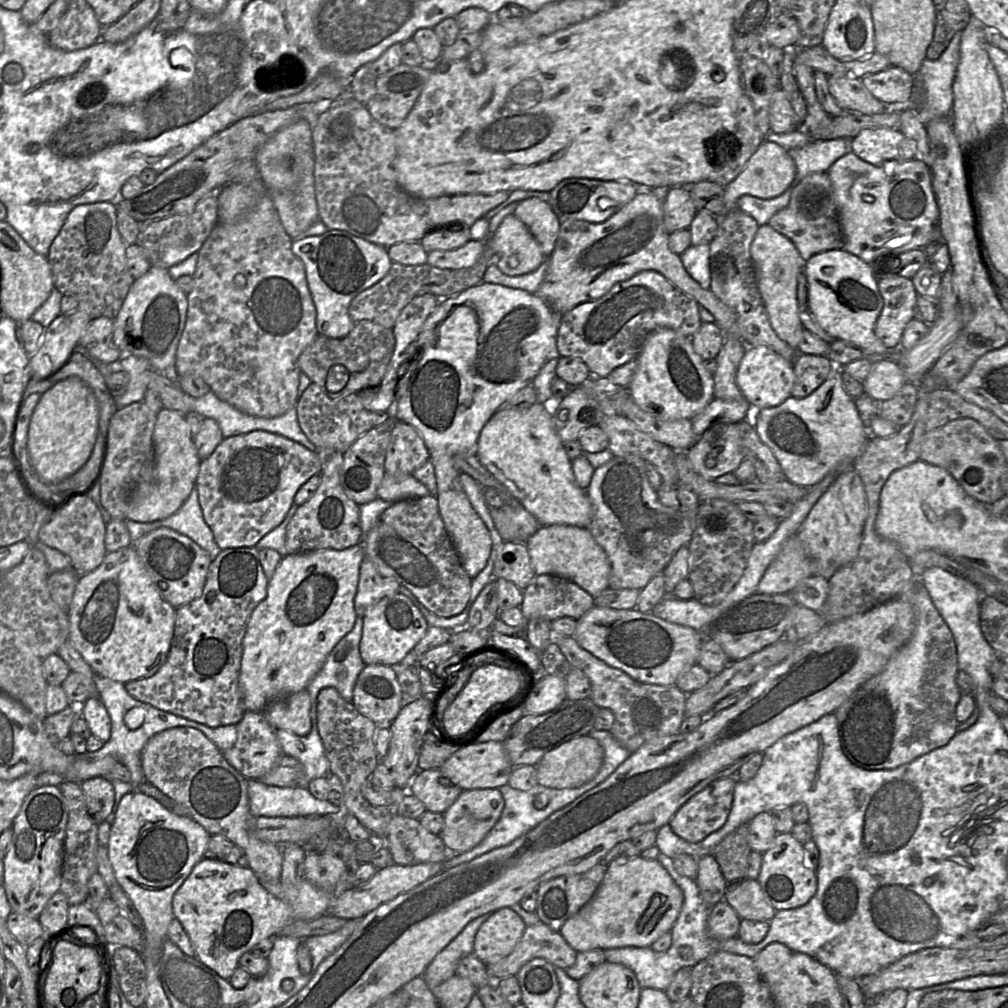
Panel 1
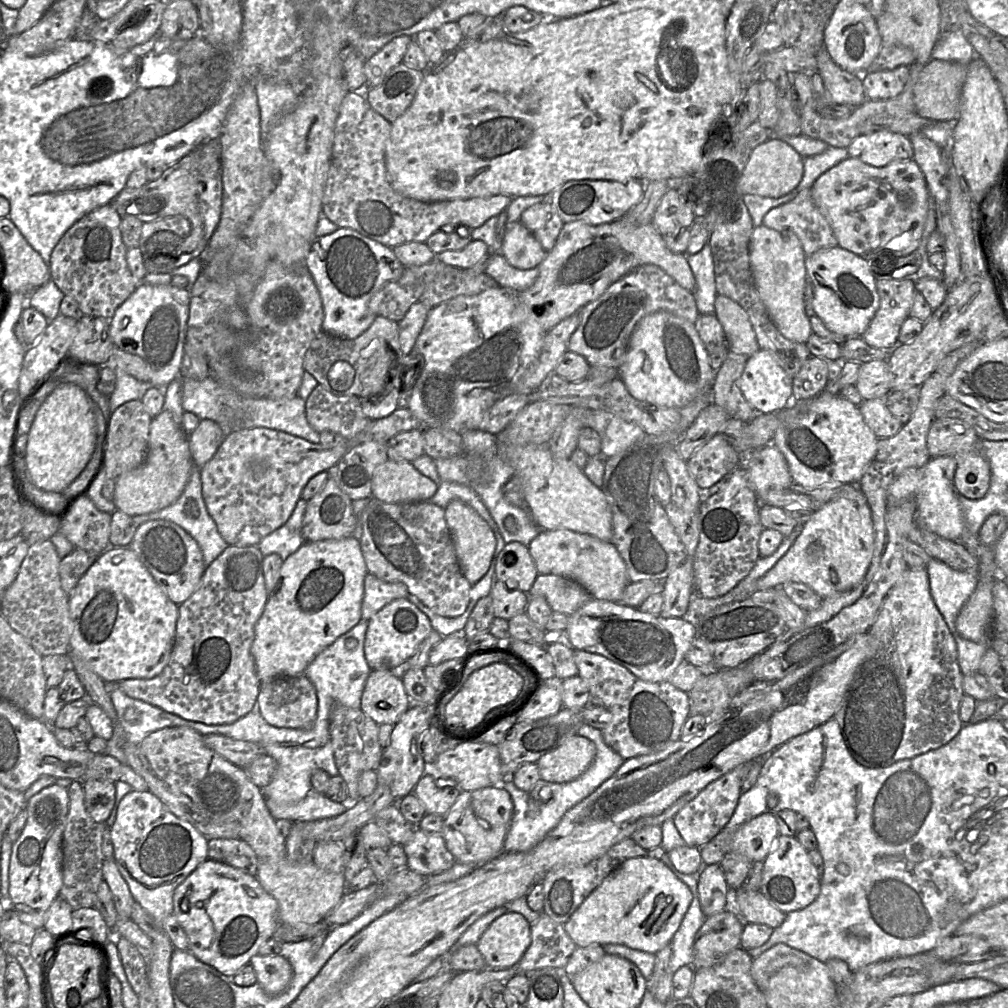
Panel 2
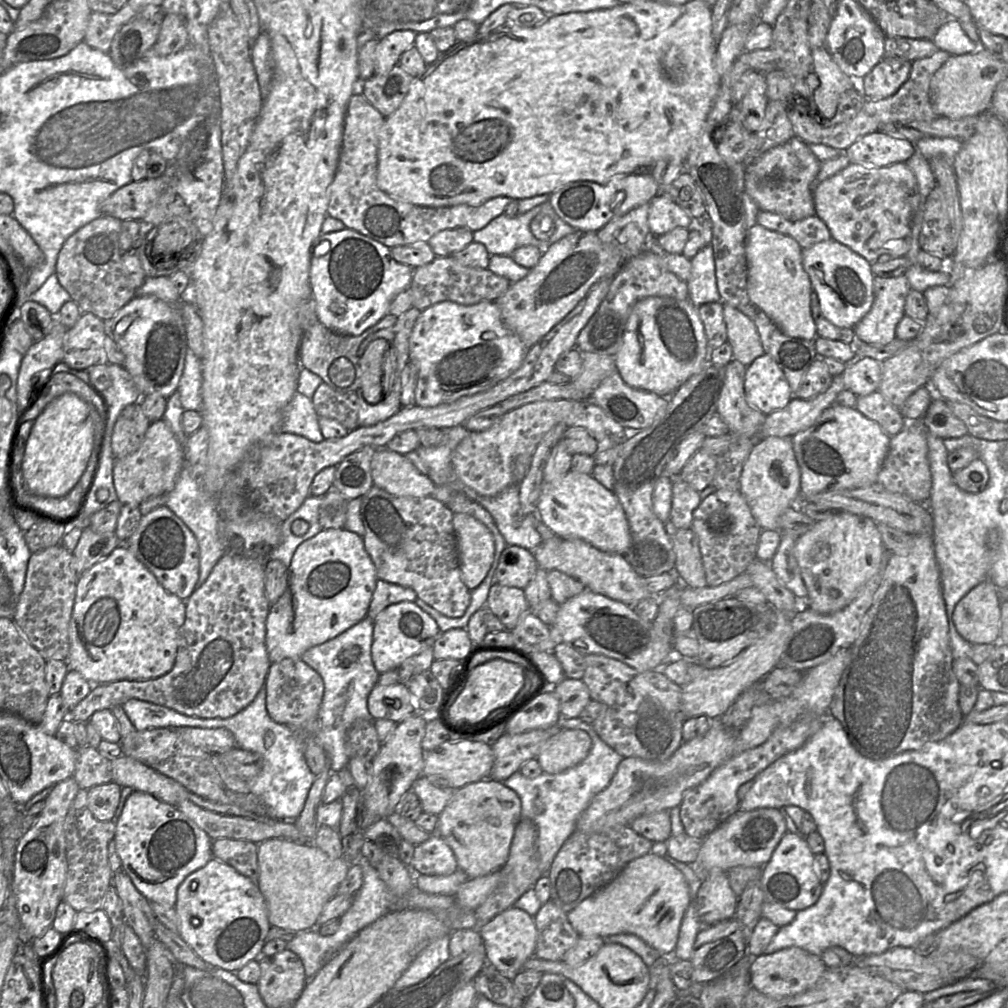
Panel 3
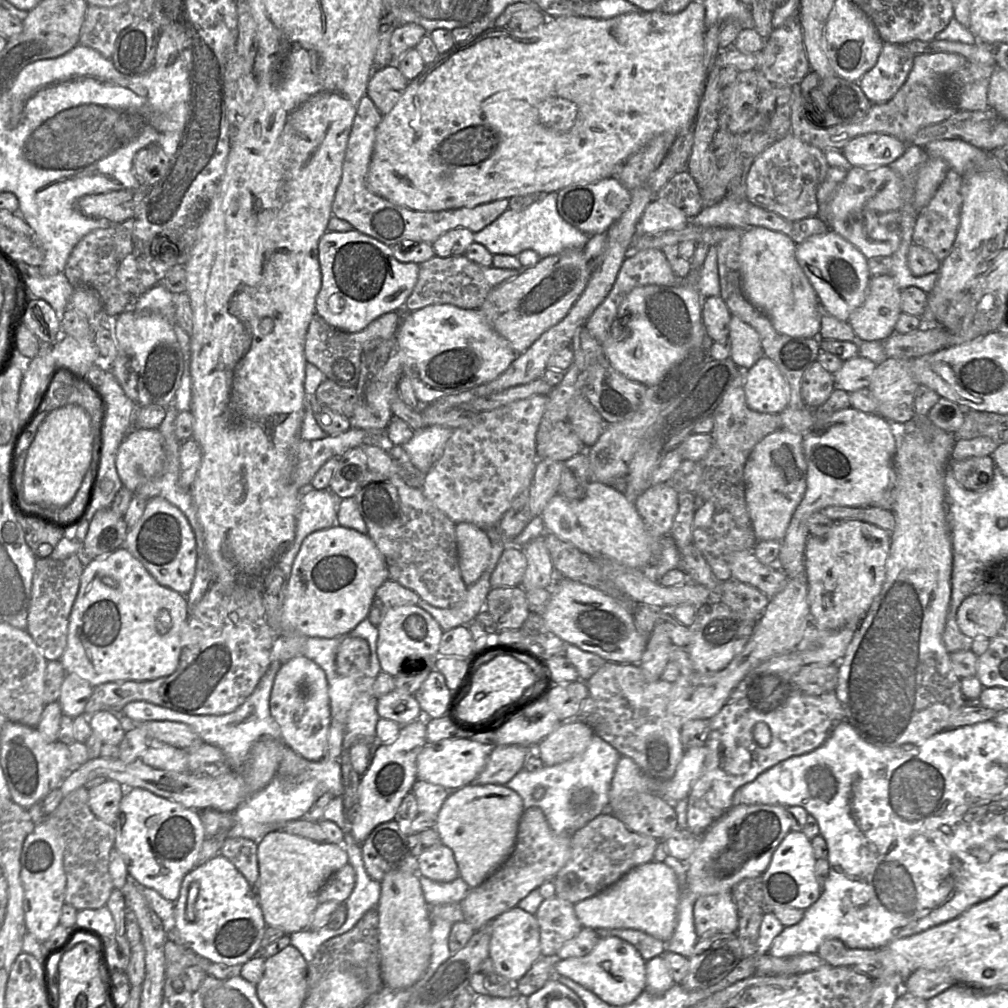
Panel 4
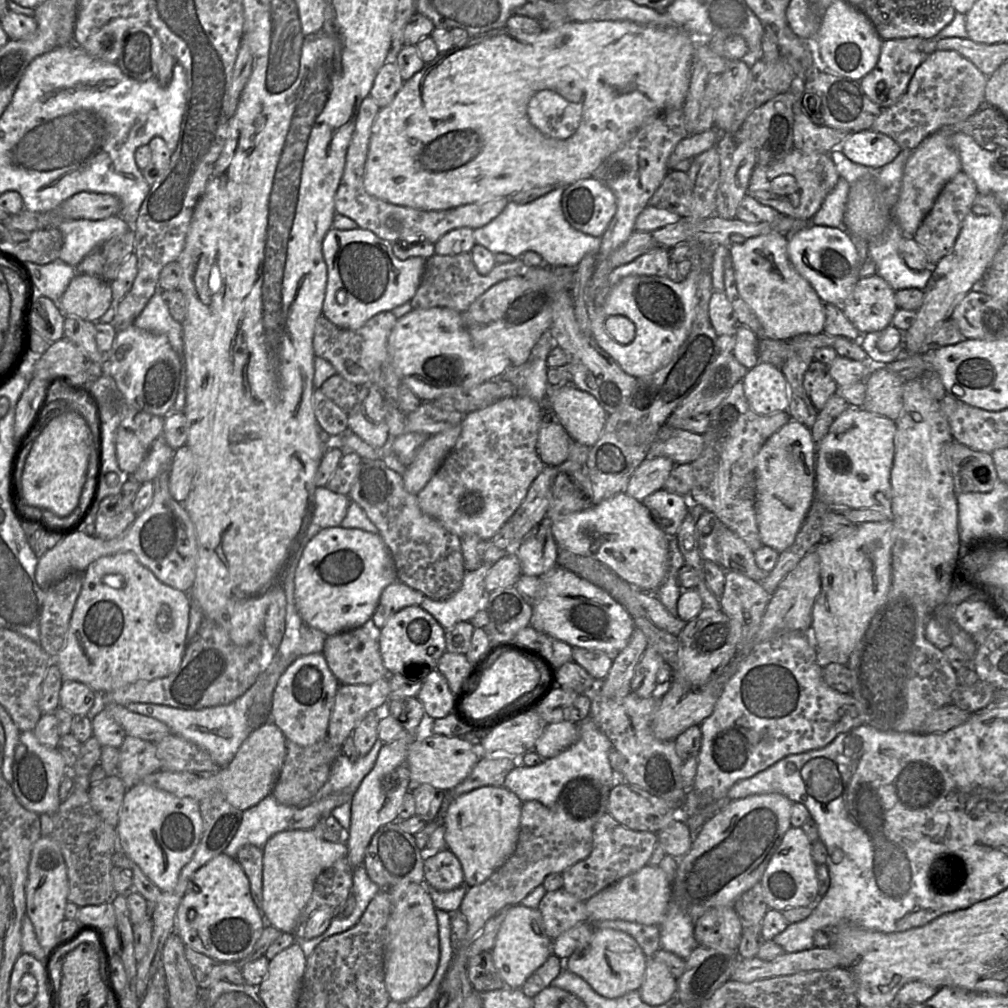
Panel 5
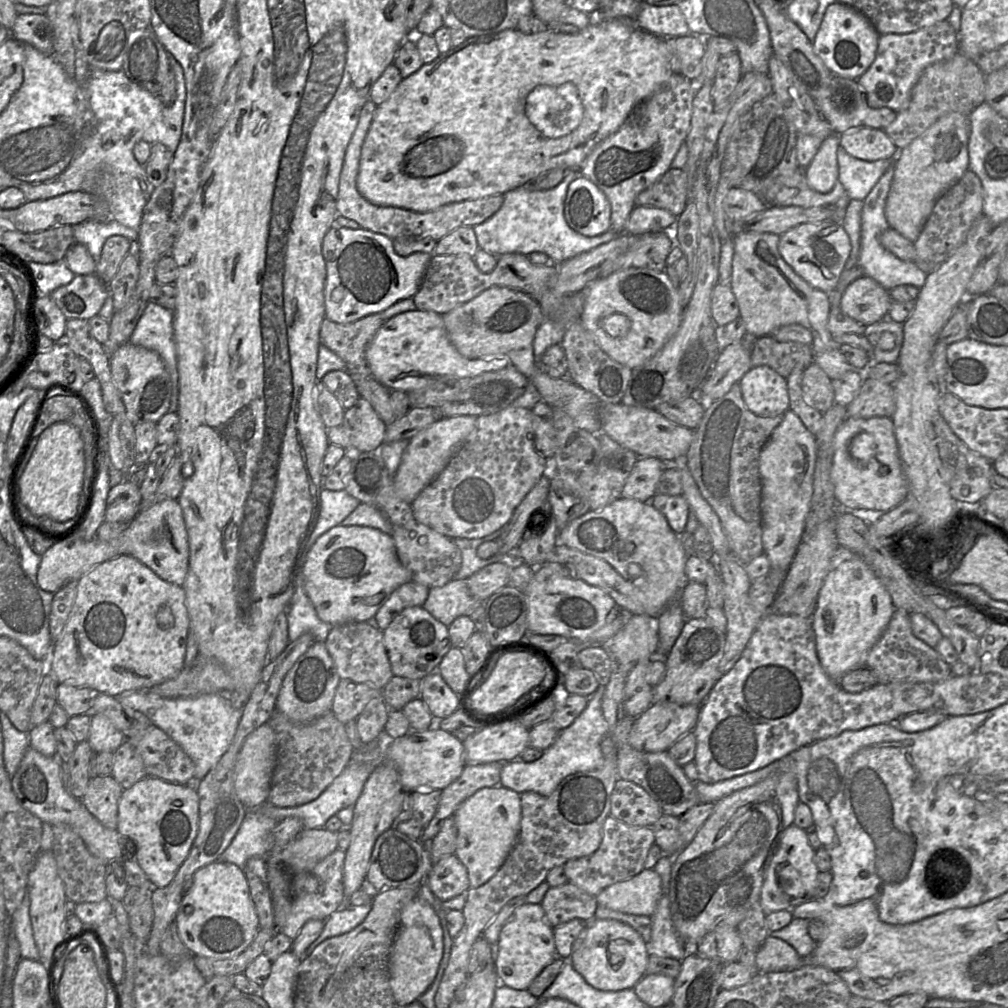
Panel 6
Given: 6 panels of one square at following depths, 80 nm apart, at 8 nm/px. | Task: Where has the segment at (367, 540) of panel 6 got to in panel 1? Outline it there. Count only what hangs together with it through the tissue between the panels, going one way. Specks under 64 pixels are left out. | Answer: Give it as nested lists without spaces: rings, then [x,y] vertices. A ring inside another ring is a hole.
[[[359,544],[344,550],[321,549],[313,552],[289,554],[283,557],[275,574],[269,579],[266,598],[259,603],[250,616],[243,640],[243,654],[238,683],[247,712],[263,712],[270,703],[307,689],[311,680],[321,670],[332,649],[353,629],[357,617],[354,609],[354,598],[358,587],[360,565],[364,558],[366,557],[363,547]]]

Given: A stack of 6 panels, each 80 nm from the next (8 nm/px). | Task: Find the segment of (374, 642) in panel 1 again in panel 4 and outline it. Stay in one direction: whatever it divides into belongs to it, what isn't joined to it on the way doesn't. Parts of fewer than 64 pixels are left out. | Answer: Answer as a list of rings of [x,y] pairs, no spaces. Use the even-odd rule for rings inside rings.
[[[418,605],[398,606],[390,609],[377,626],[377,657],[381,670],[396,676],[406,662],[435,661],[439,656],[439,644],[444,631],[437,621]]]

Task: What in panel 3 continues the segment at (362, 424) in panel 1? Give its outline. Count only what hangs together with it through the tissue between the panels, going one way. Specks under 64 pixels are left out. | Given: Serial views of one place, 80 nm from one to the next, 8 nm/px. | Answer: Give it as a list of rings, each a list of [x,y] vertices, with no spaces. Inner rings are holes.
[[[322,383],[311,400],[318,417],[334,419],[348,431],[359,427],[357,392],[340,393]]]

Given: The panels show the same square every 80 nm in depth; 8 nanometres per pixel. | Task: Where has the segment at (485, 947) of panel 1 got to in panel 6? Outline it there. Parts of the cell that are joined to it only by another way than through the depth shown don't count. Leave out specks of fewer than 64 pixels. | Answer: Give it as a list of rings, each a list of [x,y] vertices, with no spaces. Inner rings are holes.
[[[525,903],[517,907],[504,924],[496,945],[494,967],[500,984],[516,990],[528,989],[538,974],[557,957],[554,929],[547,922],[541,903]]]

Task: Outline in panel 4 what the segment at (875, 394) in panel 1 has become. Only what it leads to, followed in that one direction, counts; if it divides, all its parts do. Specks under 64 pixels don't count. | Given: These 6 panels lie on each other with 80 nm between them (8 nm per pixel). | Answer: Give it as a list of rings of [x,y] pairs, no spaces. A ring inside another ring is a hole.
[[[861,356],[843,361],[841,368],[833,374],[836,388],[850,393],[869,387],[875,367],[873,361]]]

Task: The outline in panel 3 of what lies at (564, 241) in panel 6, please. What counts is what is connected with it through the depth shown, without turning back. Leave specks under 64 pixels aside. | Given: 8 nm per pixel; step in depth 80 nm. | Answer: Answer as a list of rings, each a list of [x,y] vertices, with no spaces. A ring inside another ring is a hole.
[[[545,202],[522,215],[508,217],[503,213],[497,216],[484,228],[473,232],[473,241],[482,243],[490,256],[510,256],[517,248],[528,245],[546,251],[552,244],[575,231],[556,214],[550,202]],[[539,213],[548,214],[555,223],[555,232],[547,241],[537,239],[530,230],[532,219]]]

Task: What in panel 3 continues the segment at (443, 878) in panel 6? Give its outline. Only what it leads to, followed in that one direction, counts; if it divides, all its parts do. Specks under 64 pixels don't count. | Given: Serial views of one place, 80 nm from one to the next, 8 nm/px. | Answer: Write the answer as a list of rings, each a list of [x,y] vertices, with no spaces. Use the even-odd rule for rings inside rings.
[[[437,834],[415,846],[409,868],[416,875],[449,875],[458,869],[451,848]]]

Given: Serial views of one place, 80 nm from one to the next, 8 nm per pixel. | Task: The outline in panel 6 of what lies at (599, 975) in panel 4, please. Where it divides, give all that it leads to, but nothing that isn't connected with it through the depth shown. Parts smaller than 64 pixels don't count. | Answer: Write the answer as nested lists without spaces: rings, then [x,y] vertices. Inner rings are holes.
[[[614,919],[586,922],[587,927],[569,957],[574,969],[596,989],[619,991],[633,988],[646,974],[650,956],[649,945],[630,925]]]

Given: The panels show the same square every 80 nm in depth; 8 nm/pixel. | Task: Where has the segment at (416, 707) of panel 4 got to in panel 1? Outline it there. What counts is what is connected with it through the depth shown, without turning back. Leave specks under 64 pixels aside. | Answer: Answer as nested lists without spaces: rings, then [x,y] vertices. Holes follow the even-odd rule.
[[[366,665],[356,680],[351,703],[378,726],[389,726],[405,702],[394,667]]]

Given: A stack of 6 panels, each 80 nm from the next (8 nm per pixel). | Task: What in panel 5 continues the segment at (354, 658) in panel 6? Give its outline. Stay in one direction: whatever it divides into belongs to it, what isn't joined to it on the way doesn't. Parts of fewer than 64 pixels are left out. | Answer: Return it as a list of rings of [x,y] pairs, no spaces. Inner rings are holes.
[[[363,627],[327,636],[322,653],[341,685],[372,684],[383,677],[388,677],[388,671],[382,661],[379,642],[371,638]]]

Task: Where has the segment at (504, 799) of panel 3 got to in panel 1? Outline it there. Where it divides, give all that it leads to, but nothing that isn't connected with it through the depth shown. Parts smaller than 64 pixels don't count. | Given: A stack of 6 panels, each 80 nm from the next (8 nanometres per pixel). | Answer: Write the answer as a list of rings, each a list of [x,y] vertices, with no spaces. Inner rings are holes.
[[[498,788],[464,790],[457,800],[445,811],[444,827],[440,833],[450,854],[461,854],[477,846],[499,820],[504,808],[504,799]]]

